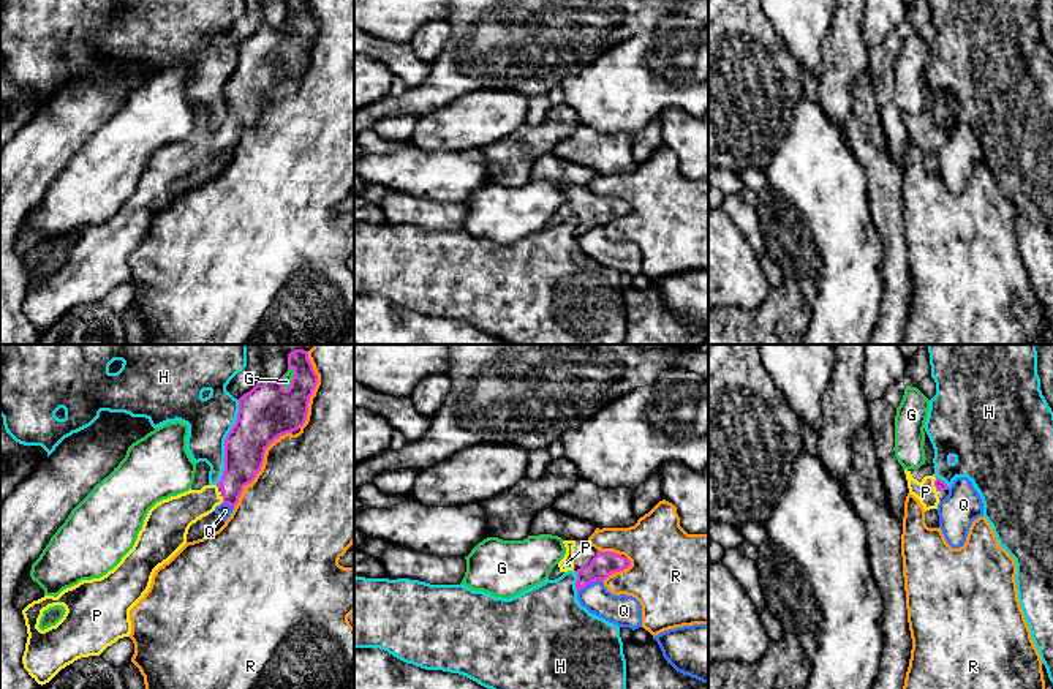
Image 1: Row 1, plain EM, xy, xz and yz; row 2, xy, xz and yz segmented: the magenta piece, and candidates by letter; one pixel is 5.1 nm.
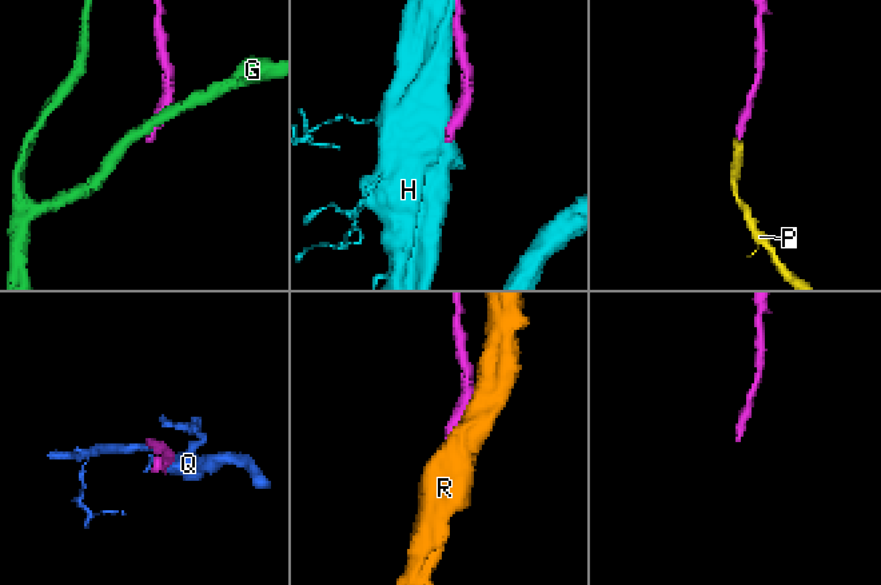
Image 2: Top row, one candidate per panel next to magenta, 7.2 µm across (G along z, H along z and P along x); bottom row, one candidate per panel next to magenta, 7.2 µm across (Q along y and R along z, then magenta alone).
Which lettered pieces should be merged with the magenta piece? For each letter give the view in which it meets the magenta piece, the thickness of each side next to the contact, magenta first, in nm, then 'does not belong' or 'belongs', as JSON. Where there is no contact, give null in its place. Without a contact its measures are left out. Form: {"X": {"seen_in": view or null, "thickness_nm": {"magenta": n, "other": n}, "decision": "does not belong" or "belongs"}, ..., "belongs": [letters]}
{"G": {"seen_in": "xy", "thickness_nm": {"magenta": 280, "other": 50}, "decision": "does not belong"}, "H": {"seen_in": "xy", "thickness_nm": {"magenta": 280, "other": 220}, "decision": "does not belong"}, "P": {"seen_in": "xy", "thickness_nm": {"magenta": 200, "other": 180}, "decision": "belongs"}, "Q": {"seen_in": "xz", "thickness_nm": {"magenta": 130, "other": 160}, "decision": "does not belong"}, "R": {"seen_in": "xy", "thickness_nm": {"magenta": 260, "other": 500}, "decision": "does not belong"}, "belongs": ["P"]}

